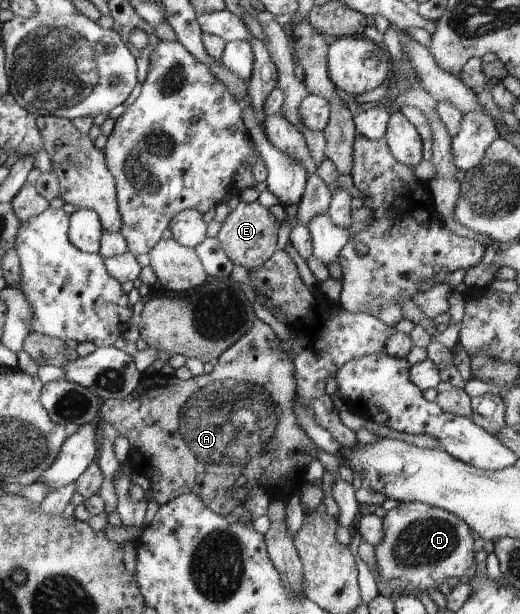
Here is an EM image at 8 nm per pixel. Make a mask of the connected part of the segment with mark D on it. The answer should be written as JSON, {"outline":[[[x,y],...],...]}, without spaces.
{"outline":[[[402,502],[382,518],[384,537],[374,548],[378,569],[375,573],[376,584],[383,595],[391,594],[395,598],[396,590],[419,590],[437,588],[439,584],[447,582],[449,578],[463,576],[465,570],[475,563],[477,538],[471,534],[469,526],[462,518],[451,514],[439,507],[429,506],[422,502]]]}

